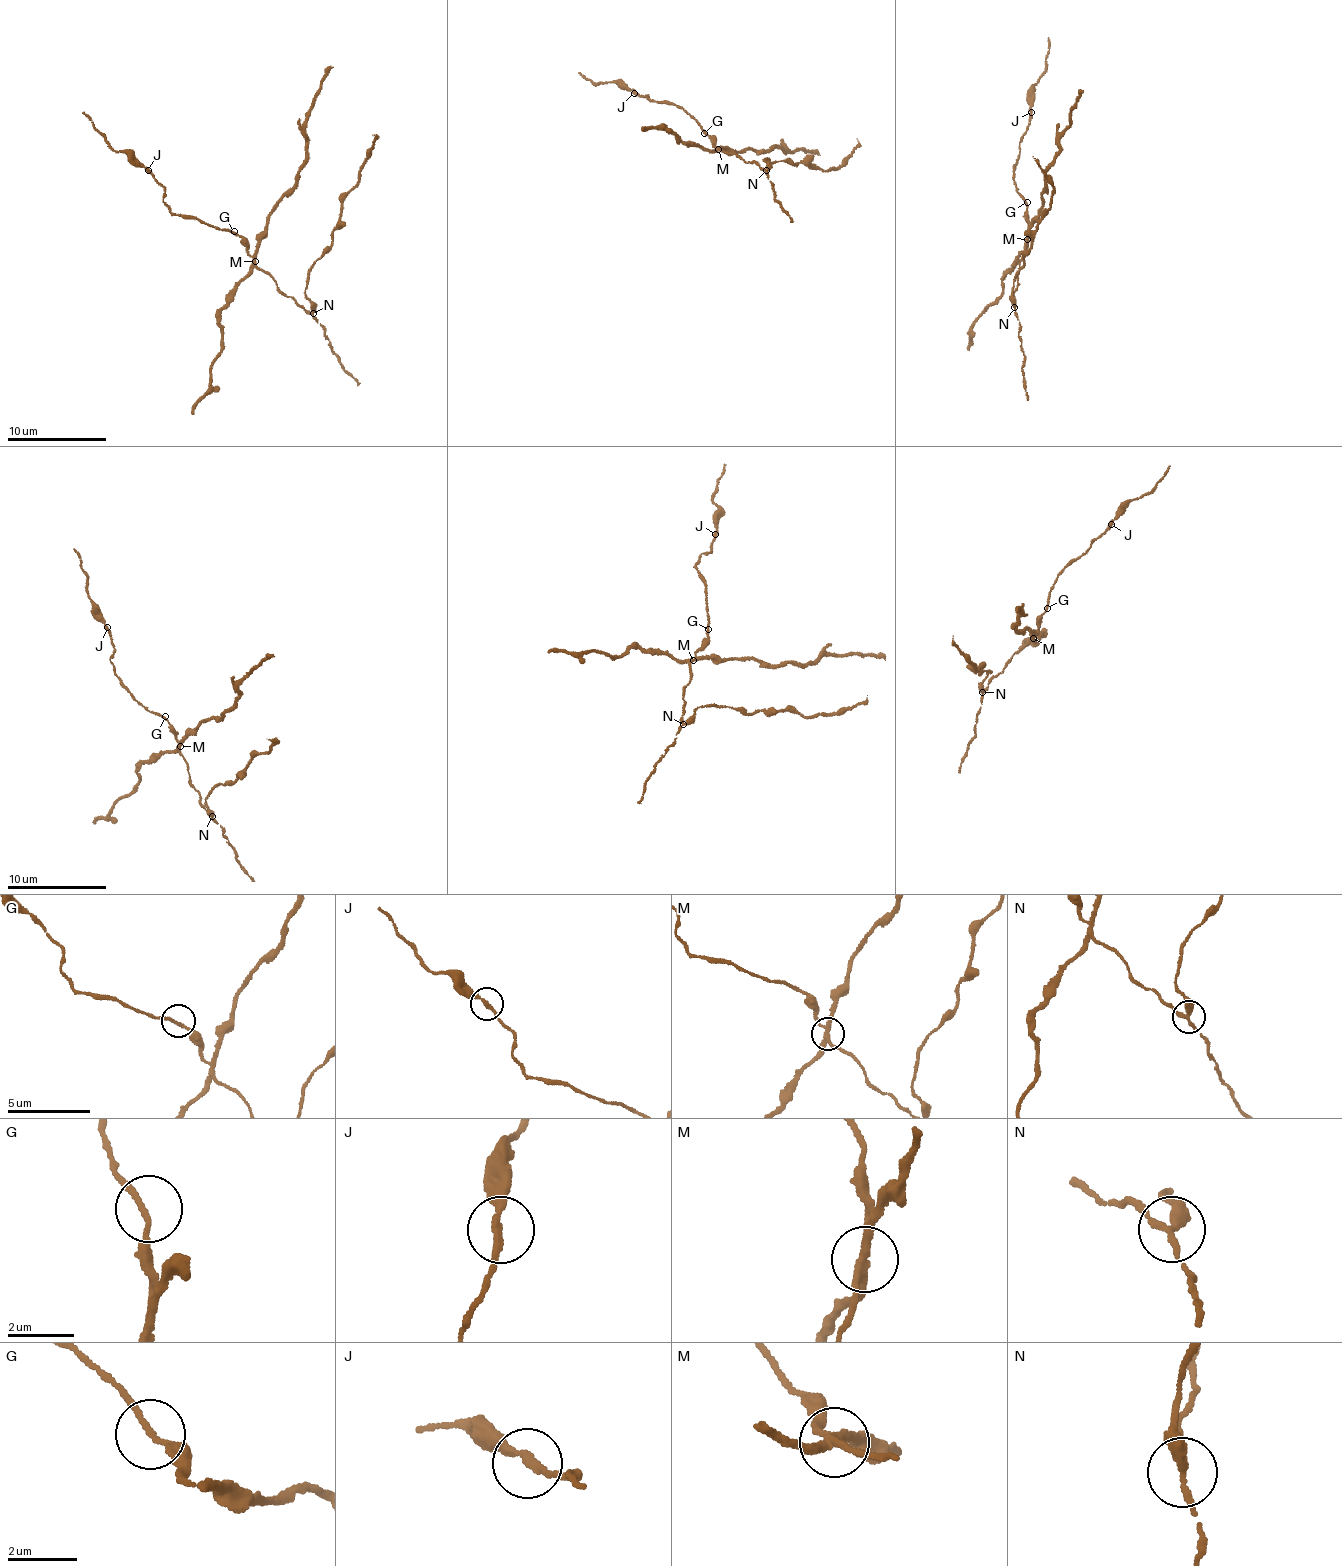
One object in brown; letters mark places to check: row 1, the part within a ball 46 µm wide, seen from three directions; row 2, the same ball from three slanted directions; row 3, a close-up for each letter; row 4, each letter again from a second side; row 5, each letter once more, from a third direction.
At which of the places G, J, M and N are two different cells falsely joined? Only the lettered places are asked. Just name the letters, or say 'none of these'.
M, N

